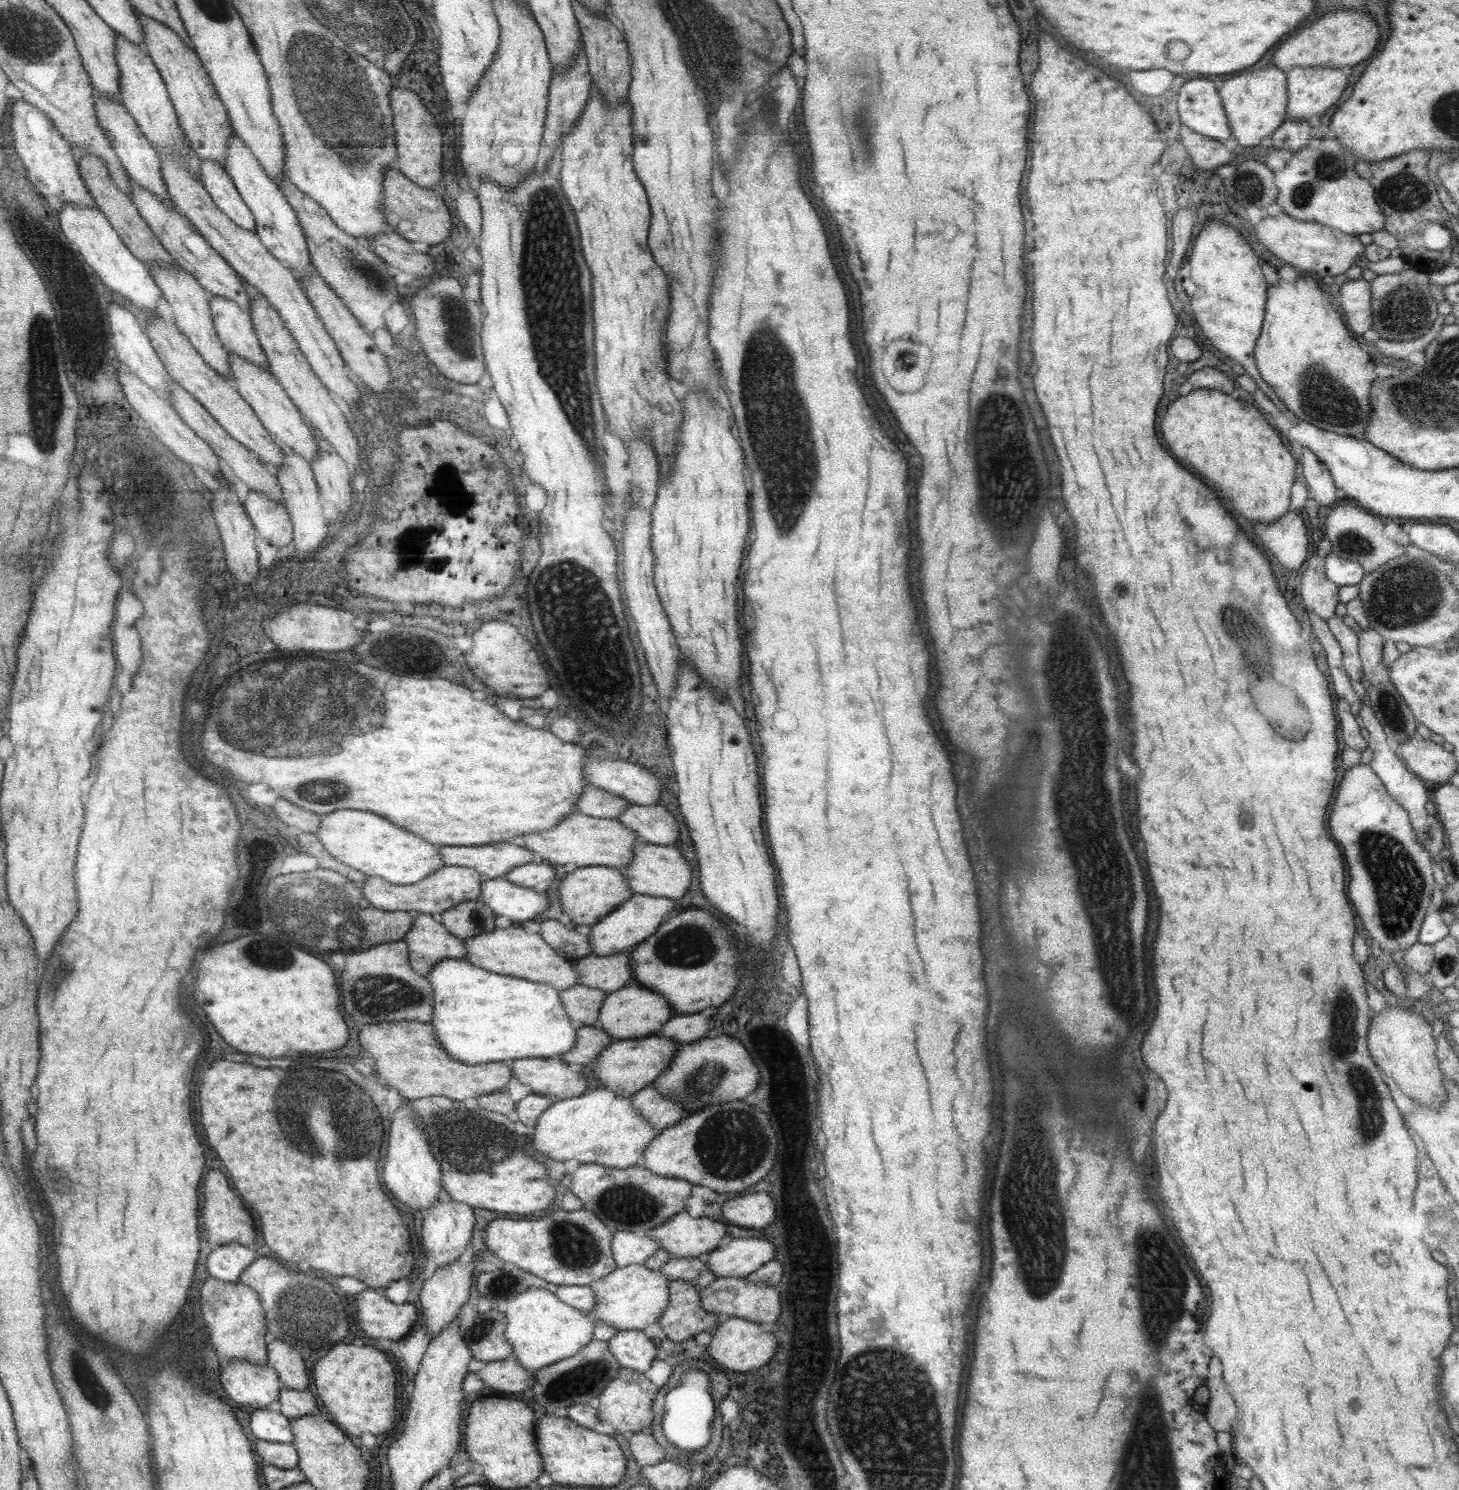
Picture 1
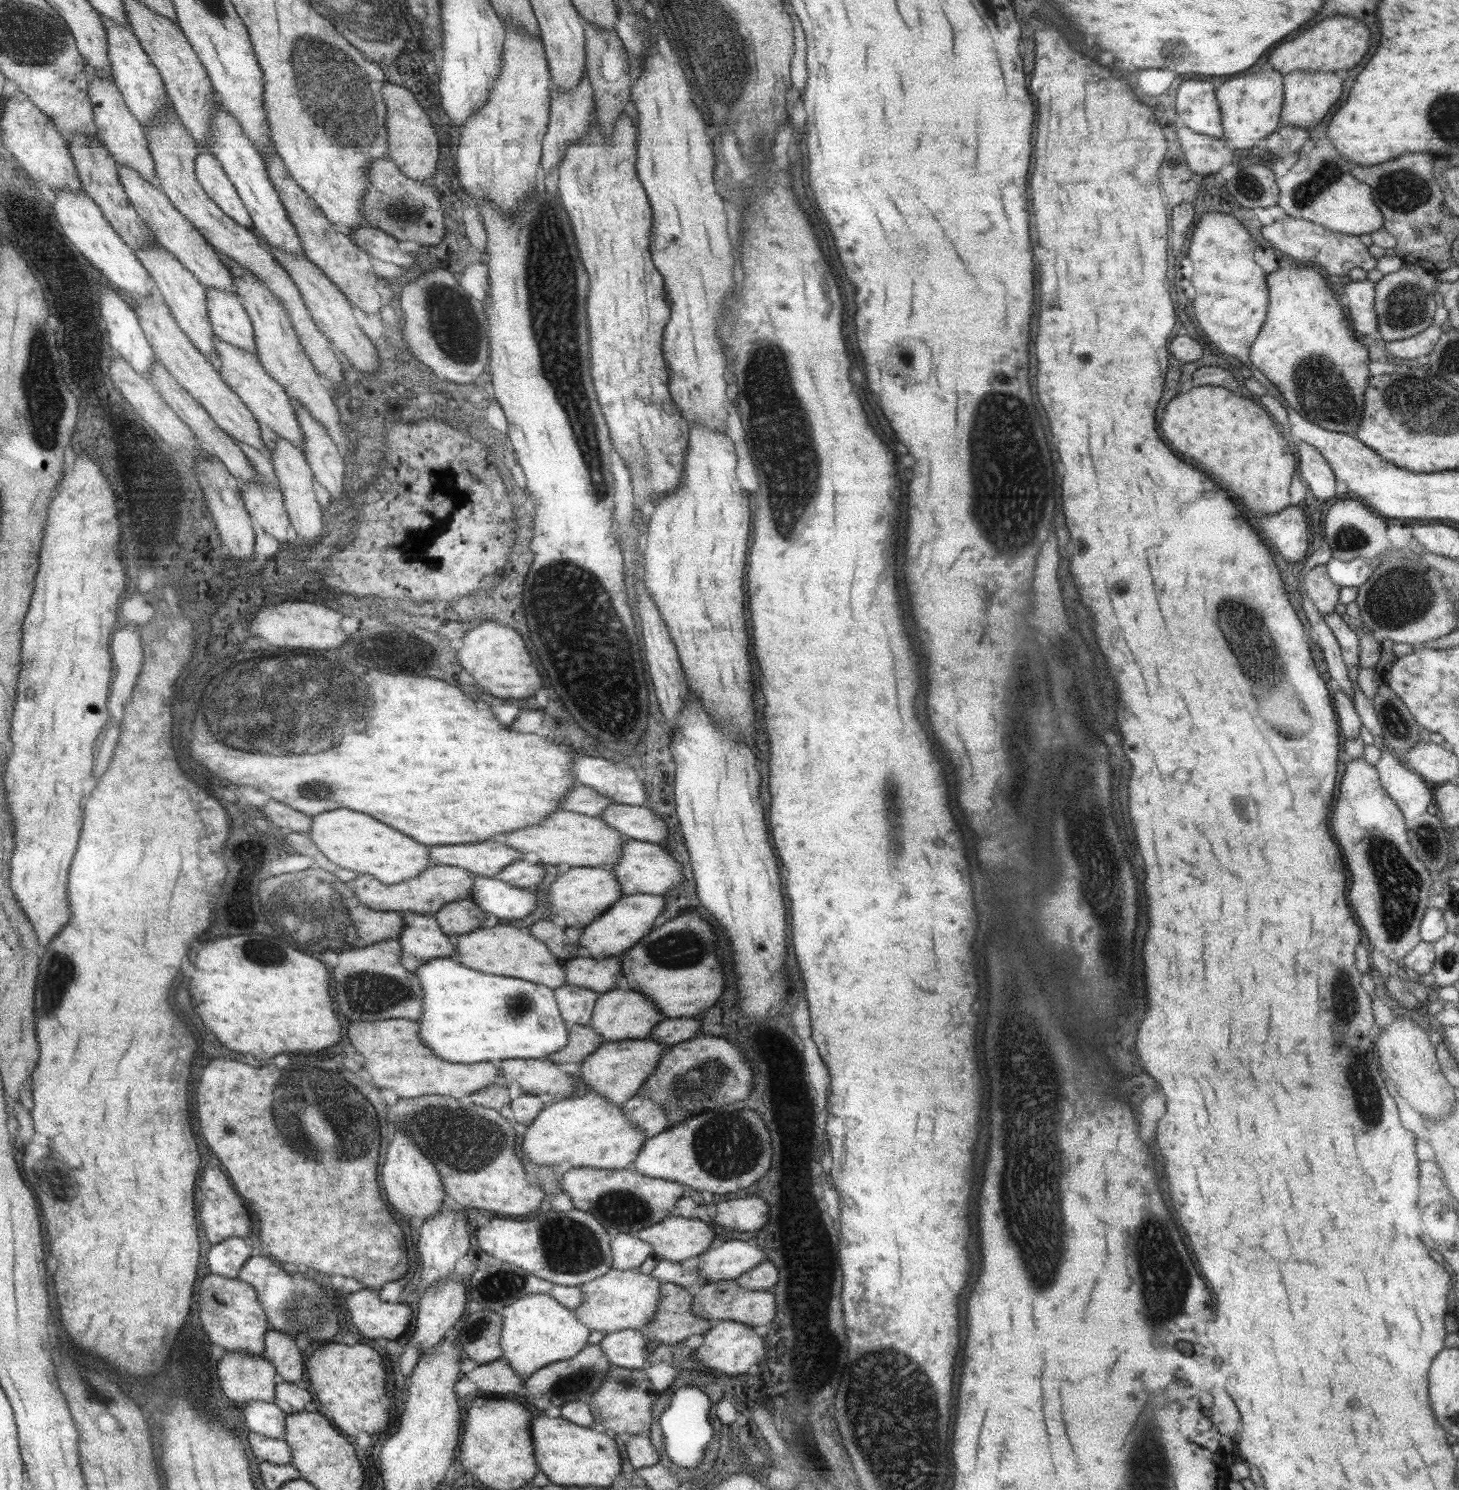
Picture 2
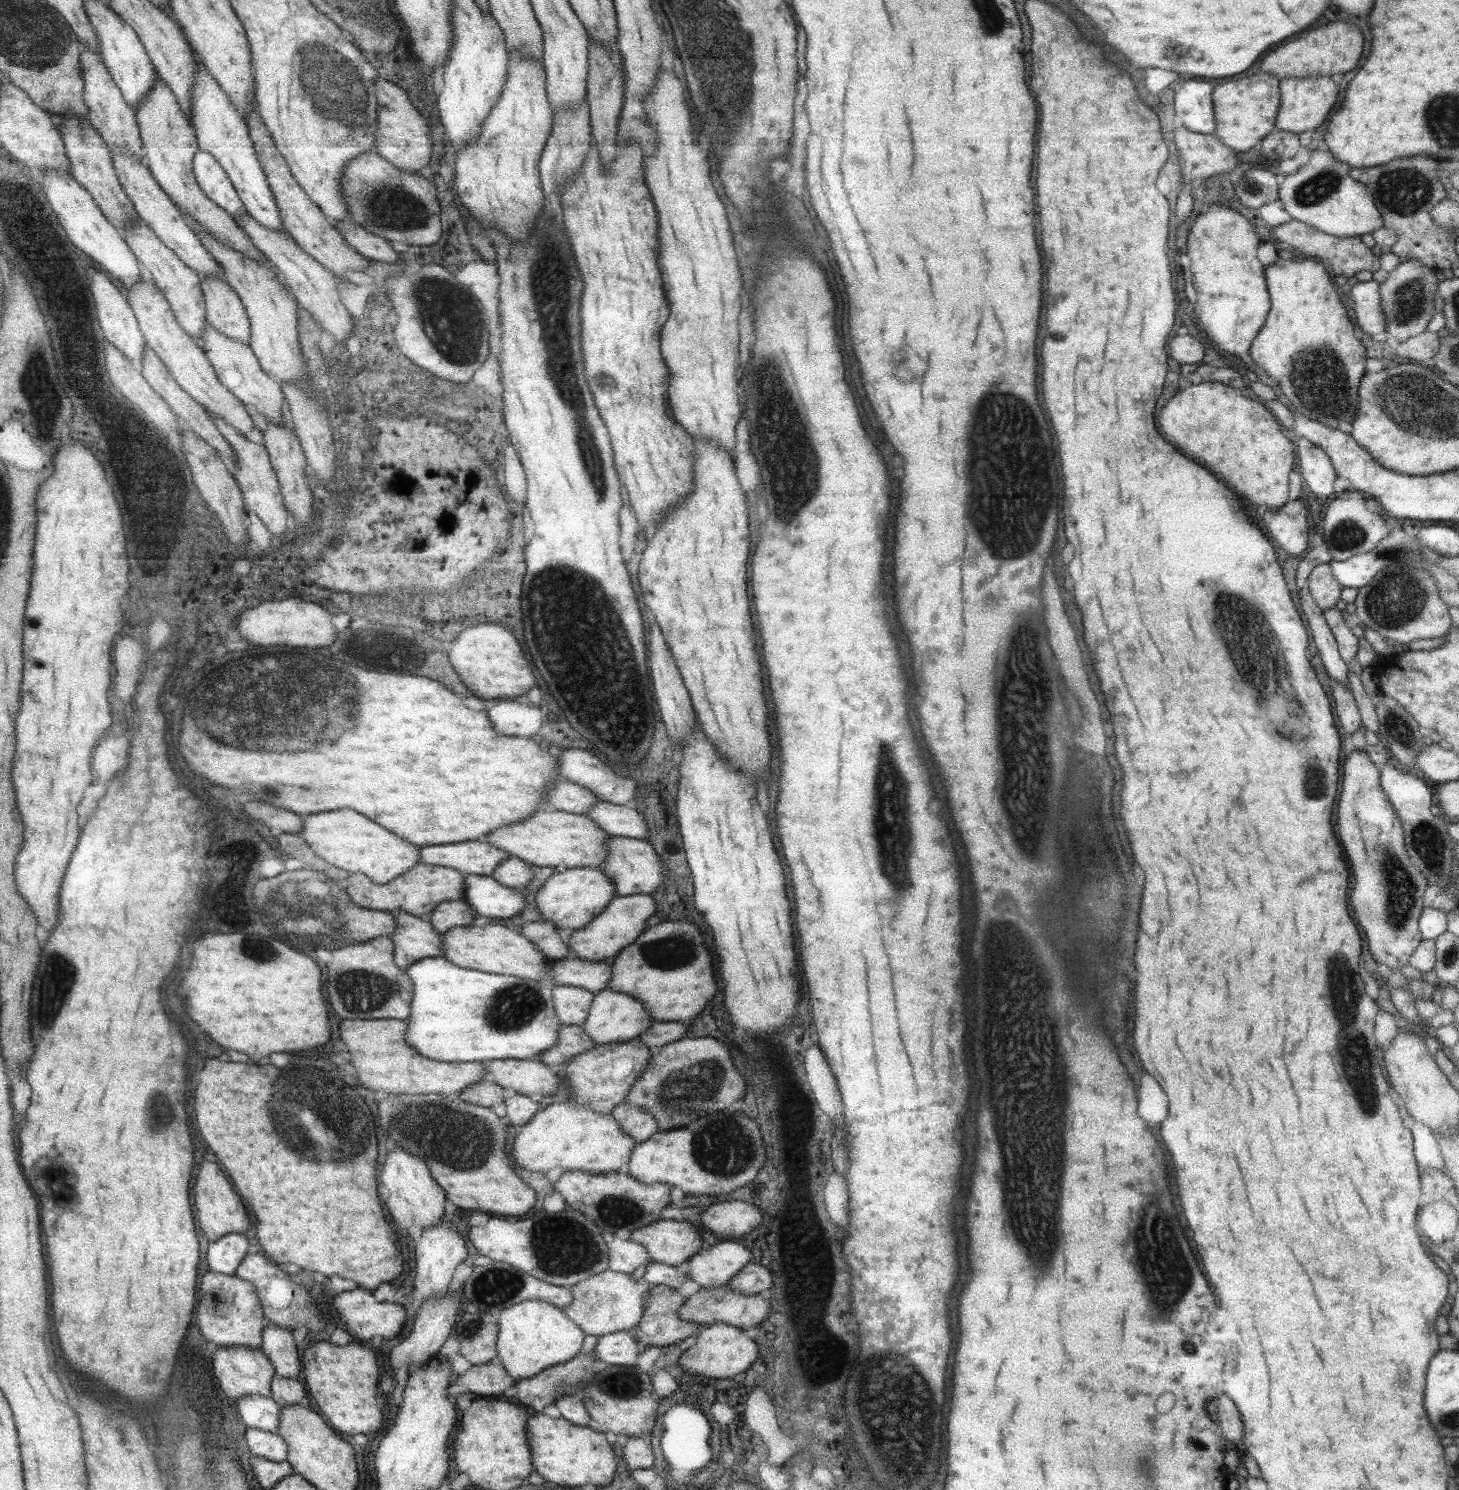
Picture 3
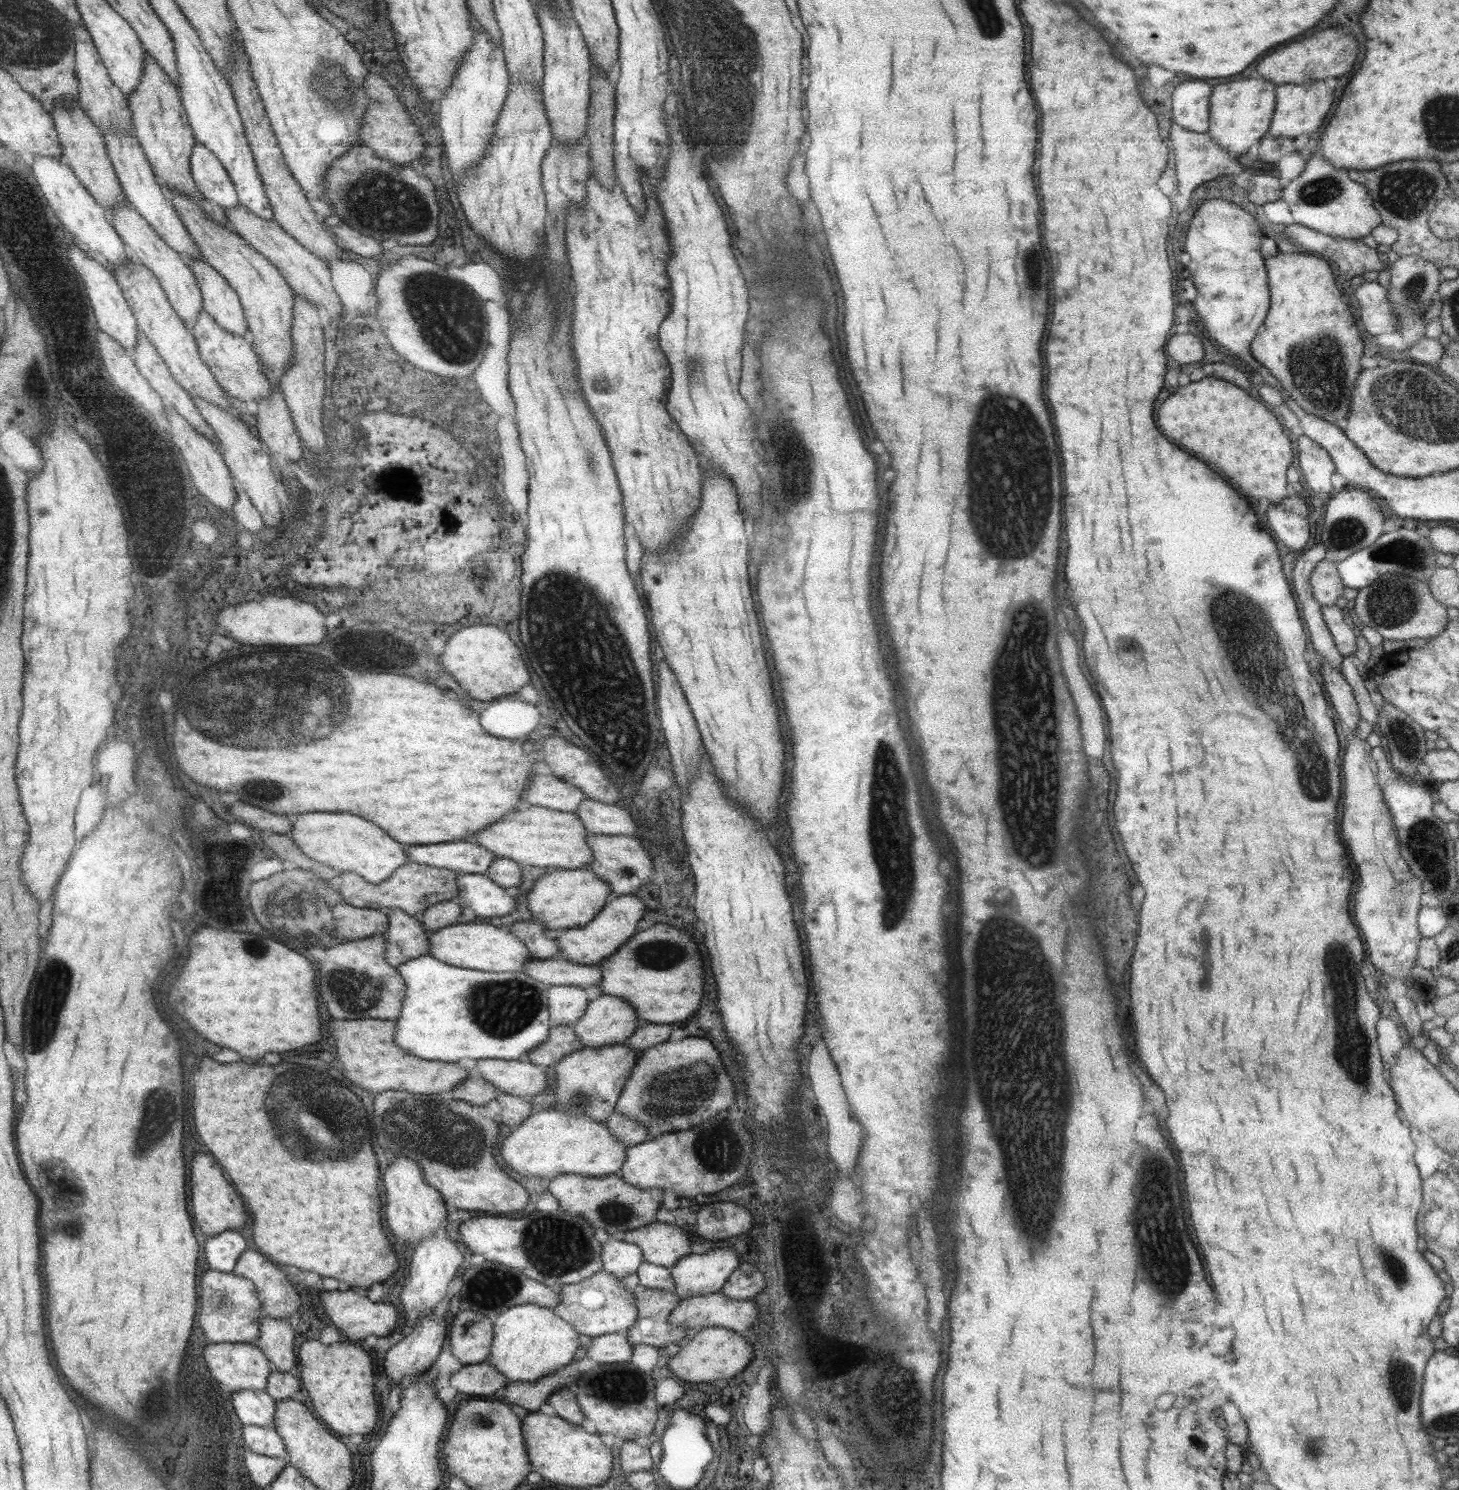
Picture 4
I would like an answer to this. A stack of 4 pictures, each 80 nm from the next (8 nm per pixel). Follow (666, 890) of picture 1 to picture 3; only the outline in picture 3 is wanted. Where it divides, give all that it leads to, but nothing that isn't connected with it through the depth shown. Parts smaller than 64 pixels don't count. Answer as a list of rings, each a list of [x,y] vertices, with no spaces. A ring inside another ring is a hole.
[[[610,836],[604,842],[604,849],[606,850],[606,859],[602,864],[601,871],[611,879],[617,895],[648,895],[661,882],[661,861],[646,839]]]

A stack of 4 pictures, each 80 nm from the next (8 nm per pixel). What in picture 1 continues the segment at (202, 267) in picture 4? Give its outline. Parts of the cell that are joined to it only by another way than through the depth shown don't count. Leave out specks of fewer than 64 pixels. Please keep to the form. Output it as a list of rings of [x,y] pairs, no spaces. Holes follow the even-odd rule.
[[[209,295],[209,305],[215,332],[225,350],[268,372],[267,359],[259,346],[250,314],[224,296]]]

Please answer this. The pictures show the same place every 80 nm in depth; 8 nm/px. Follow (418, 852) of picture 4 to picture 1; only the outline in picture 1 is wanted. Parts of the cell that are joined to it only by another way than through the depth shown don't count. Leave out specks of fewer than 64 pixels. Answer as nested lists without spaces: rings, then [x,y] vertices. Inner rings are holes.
[[[495,842],[495,844],[482,844],[481,846],[441,846],[438,845],[441,862],[445,866],[467,867],[475,869],[487,879],[502,877],[516,866],[531,862],[533,852],[515,844]]]

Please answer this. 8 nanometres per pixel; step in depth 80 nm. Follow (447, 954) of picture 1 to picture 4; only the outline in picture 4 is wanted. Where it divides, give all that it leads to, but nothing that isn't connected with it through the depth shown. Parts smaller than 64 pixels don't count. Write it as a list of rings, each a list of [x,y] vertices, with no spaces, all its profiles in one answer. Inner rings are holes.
[[[398,908],[385,911],[387,926],[381,936],[385,938],[383,958],[389,966],[397,968],[406,960],[428,954],[425,930],[419,918]]]

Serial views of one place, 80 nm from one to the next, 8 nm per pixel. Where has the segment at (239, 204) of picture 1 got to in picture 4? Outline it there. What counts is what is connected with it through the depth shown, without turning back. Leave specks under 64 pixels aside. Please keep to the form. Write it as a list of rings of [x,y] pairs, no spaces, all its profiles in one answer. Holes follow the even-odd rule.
[[[194,142],[190,154],[190,173],[198,191],[223,209],[239,206],[236,190],[226,173],[225,166],[207,147]]]

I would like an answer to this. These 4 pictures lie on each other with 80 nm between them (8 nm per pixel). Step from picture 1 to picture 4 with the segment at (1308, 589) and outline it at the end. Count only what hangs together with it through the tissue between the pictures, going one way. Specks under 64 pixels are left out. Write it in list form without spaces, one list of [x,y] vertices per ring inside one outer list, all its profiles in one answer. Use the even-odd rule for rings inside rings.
[[[1320,560],[1309,575],[1313,598],[1323,605],[1334,605],[1345,594],[1345,586],[1339,576],[1335,561]]]

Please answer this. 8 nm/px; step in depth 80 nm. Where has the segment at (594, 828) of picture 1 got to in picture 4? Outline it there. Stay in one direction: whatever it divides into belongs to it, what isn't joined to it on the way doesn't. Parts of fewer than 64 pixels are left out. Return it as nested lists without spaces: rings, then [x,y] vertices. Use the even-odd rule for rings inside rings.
[[[528,805],[500,816],[493,824],[464,838],[488,850],[497,857],[507,857],[520,866],[554,866],[556,869],[584,868],[592,854],[584,838],[587,831],[575,812],[559,812],[543,806]]]

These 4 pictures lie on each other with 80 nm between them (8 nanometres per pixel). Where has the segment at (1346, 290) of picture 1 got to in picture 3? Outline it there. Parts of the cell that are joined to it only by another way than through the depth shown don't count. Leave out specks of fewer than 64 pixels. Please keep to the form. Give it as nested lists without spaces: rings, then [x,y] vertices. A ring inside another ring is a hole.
[[[1373,280],[1357,281],[1348,292],[1353,302],[1355,324],[1365,334],[1377,334],[1386,330],[1386,320],[1379,294],[1380,283]]]

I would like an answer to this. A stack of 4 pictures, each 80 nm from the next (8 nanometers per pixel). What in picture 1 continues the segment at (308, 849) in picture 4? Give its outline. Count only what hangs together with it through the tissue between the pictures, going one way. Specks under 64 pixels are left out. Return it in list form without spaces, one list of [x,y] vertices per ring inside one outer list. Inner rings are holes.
[[[339,810],[323,814],[316,836],[323,848],[337,862],[362,872],[366,876],[378,876],[395,885],[413,884],[442,864],[438,845],[423,842],[417,836],[393,826],[391,822],[359,810]]]

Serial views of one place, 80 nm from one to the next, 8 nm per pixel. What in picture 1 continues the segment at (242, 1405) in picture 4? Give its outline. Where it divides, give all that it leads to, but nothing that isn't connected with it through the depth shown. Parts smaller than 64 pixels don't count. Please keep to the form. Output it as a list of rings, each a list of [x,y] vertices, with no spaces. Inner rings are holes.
[[[275,1406],[253,1408],[247,1421],[253,1436],[257,1439],[281,1444],[292,1441],[288,1418]]]

